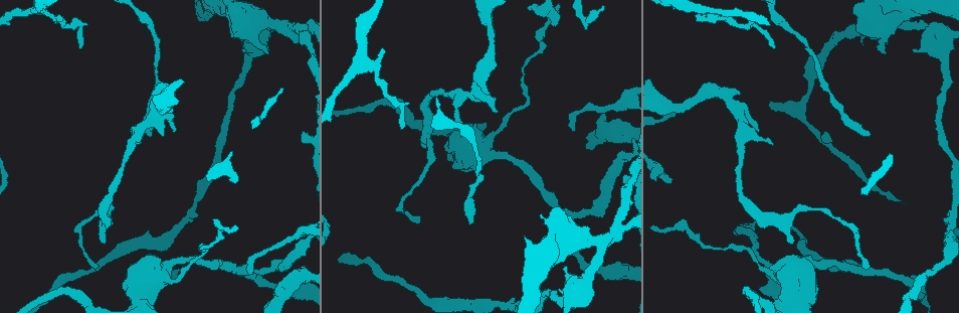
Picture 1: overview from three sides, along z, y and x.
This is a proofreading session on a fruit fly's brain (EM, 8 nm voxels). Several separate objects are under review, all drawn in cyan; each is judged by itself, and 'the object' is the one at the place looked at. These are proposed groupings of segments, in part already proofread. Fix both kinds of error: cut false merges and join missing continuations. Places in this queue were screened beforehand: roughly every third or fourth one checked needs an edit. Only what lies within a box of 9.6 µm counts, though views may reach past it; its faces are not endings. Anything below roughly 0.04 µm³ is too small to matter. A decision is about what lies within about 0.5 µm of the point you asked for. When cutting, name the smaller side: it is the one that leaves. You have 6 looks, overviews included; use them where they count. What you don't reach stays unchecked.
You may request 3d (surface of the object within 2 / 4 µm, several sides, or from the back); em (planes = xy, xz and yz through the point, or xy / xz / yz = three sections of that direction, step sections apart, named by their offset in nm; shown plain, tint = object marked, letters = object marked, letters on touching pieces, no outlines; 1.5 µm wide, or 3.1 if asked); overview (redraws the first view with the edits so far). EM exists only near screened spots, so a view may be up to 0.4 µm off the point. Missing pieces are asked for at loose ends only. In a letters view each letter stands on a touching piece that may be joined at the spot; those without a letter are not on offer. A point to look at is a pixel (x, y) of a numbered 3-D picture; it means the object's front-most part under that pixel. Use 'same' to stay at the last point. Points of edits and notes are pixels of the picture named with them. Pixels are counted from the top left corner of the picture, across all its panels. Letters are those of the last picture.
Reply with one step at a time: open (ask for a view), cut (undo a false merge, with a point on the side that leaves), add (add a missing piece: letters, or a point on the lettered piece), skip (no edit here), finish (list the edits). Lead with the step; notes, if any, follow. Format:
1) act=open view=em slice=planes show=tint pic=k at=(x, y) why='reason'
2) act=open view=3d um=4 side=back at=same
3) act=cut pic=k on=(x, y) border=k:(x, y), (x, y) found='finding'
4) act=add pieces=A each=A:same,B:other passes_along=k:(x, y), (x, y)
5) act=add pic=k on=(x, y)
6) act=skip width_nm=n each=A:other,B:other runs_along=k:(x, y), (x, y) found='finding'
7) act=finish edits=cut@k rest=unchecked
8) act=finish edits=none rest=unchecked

act=open view=3d um=4 pic=1 at=(777, 283) why='sudden change in width'

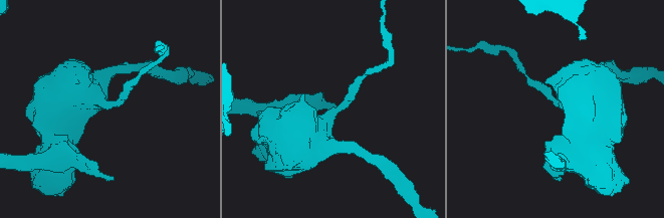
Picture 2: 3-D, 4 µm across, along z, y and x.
act=open view=em slice=xz step=8 show=tint pic=2 at=(561, 103)

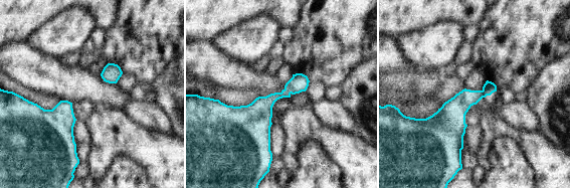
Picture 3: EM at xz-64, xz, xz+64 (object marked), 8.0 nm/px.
act=open view=em slice=planes show=letters at=same

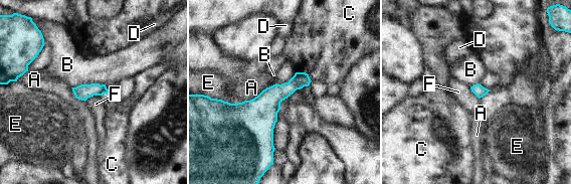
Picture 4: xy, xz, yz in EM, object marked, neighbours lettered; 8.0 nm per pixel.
act=skip width_nm=90 longest_contact=B:280nm each=A:other,B:other,C:other,D:other,E:other,F:other found='all the same cell'

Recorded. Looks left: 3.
act=open view=3d um=2 pic=1 at=(94, 268) why='thin end'

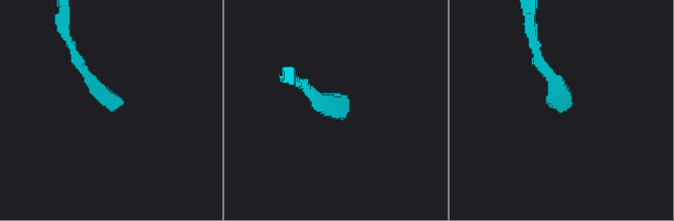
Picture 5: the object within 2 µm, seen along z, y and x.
act=open view=em slice=xz step=8 show=tint pic=5 at=(338, 114) why='shape alone is not enough'

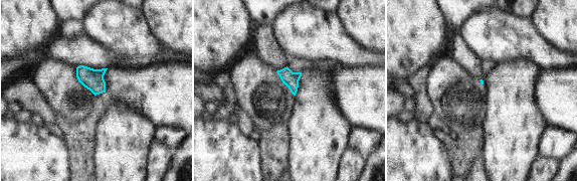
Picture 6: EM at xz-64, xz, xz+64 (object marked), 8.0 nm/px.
act=open view=em slice=planes show=letters at=same

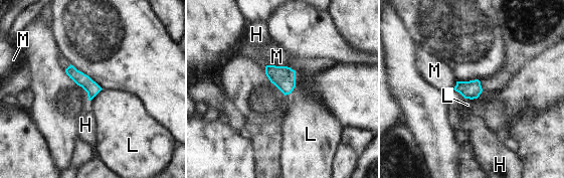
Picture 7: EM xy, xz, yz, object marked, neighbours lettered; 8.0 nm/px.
act=skip width_nm=110 longest_contact=M:170nm each=H:other,L:other,M:other found='none of them fits'

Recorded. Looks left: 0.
act=finish edits=none rest=unchecked

